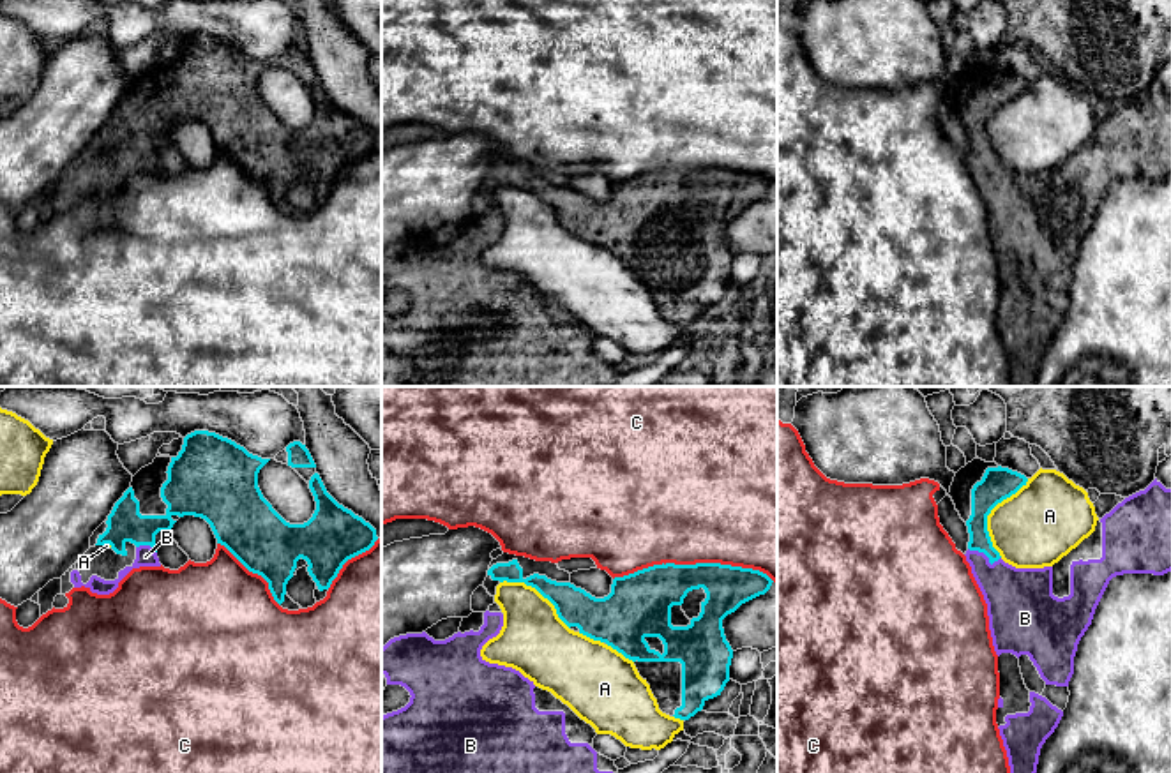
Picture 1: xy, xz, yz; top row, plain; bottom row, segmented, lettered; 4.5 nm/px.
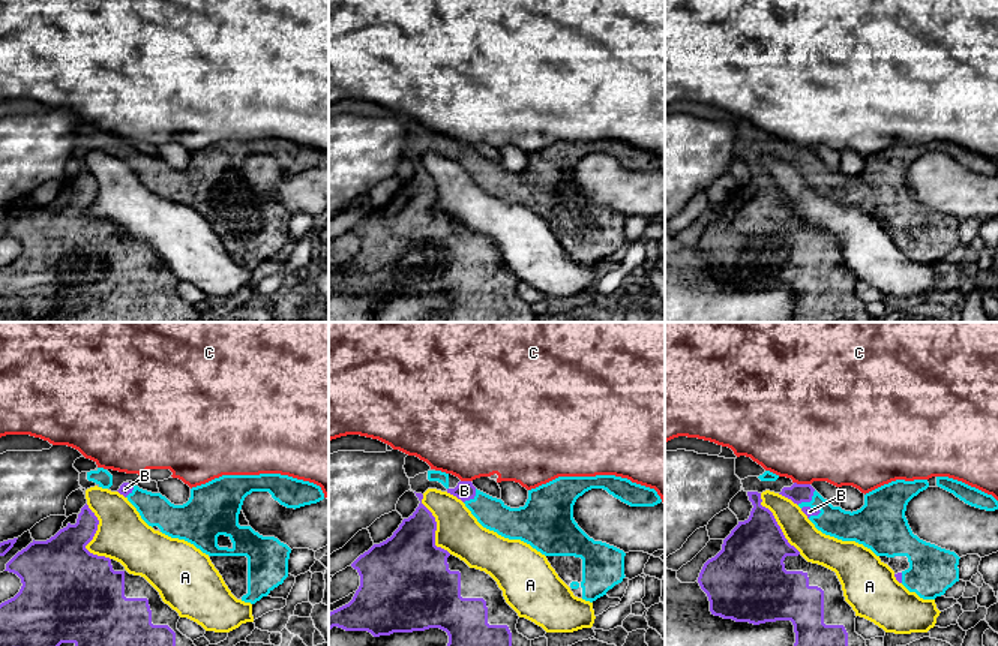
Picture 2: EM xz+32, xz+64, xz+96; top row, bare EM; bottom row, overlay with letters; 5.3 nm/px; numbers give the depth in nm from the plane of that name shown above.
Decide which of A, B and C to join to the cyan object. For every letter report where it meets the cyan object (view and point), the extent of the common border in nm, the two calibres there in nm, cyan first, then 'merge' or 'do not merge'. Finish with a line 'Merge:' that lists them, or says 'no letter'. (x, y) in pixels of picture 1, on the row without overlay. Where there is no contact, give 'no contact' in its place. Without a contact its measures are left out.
A: yz (988, 119) | 380 nm | 150/360 nm | do not merge
B: yz (986, 159) | 160 nm | 110/280 nm | merge
C: xz (696, 168) | 750 nm | 240/500 nm | do not merge
Merge: B

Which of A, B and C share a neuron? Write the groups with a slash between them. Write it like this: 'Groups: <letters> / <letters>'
Groups: A / B / C

